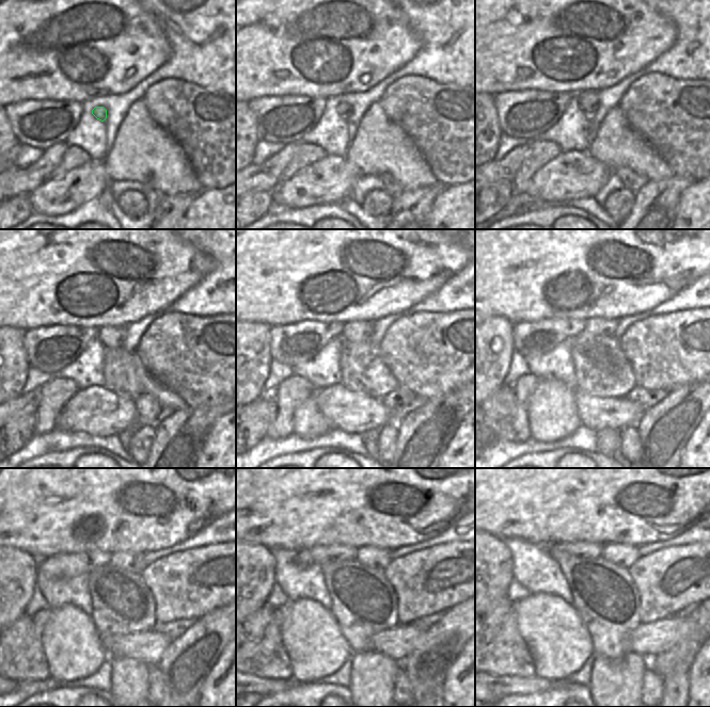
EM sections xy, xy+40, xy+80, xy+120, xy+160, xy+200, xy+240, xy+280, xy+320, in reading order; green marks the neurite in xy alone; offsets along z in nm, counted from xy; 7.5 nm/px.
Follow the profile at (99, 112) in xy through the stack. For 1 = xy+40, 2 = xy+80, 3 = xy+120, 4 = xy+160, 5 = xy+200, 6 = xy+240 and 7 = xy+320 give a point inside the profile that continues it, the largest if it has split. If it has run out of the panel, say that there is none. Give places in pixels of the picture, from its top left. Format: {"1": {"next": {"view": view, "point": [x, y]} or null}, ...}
{"1": {"next": {"view": "xy+40", "point": [343, 109]}}, "2": {"next": {"view": "xy+80", "point": [588, 100]}}, "3": {"next": {"view": "xy+120", "point": [110, 336]}}, "4": {"next": {"view": "xy+160", "point": [357, 332]}}, "5": {"next": {"view": "xy+200", "point": [600, 326]}}, "6": {"next": {"view": "xy+240", "point": [128, 561]}}, "7": {"next": {"view": "xy+320", "point": [622, 555]}}}

